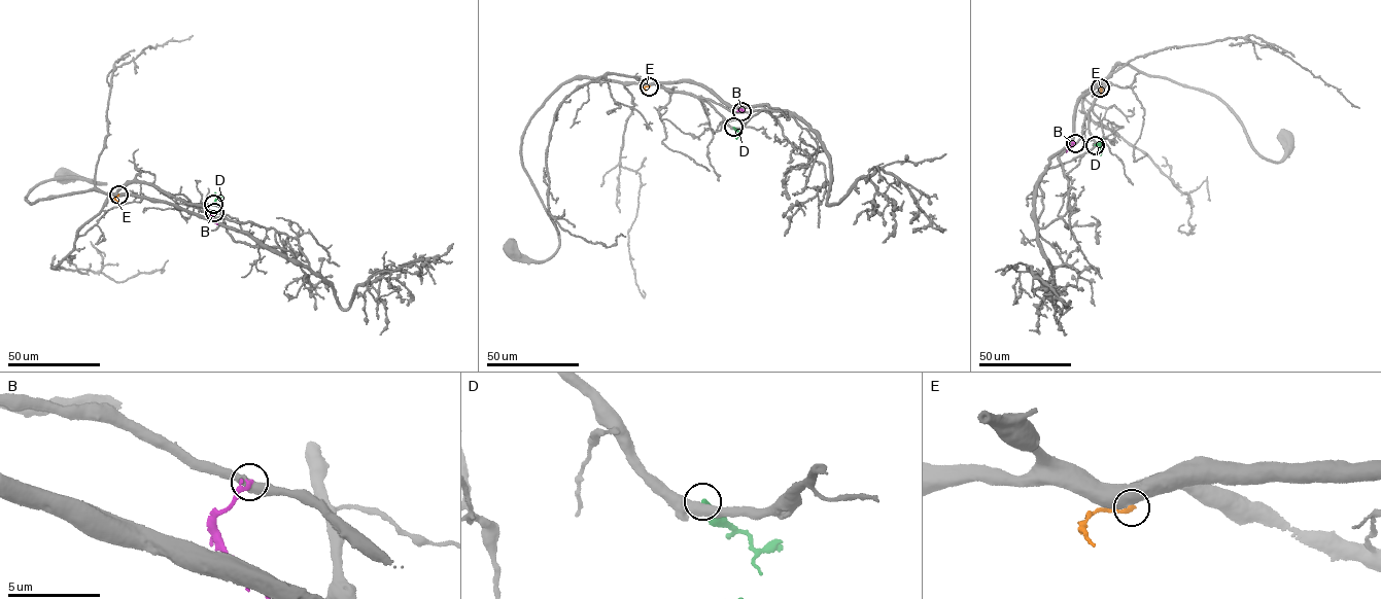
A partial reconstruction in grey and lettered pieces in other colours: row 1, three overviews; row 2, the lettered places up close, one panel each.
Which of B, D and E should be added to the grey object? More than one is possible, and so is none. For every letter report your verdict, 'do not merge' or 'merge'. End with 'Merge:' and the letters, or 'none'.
B: do not merge
D: do not merge
E: do not merge
Merge: none

